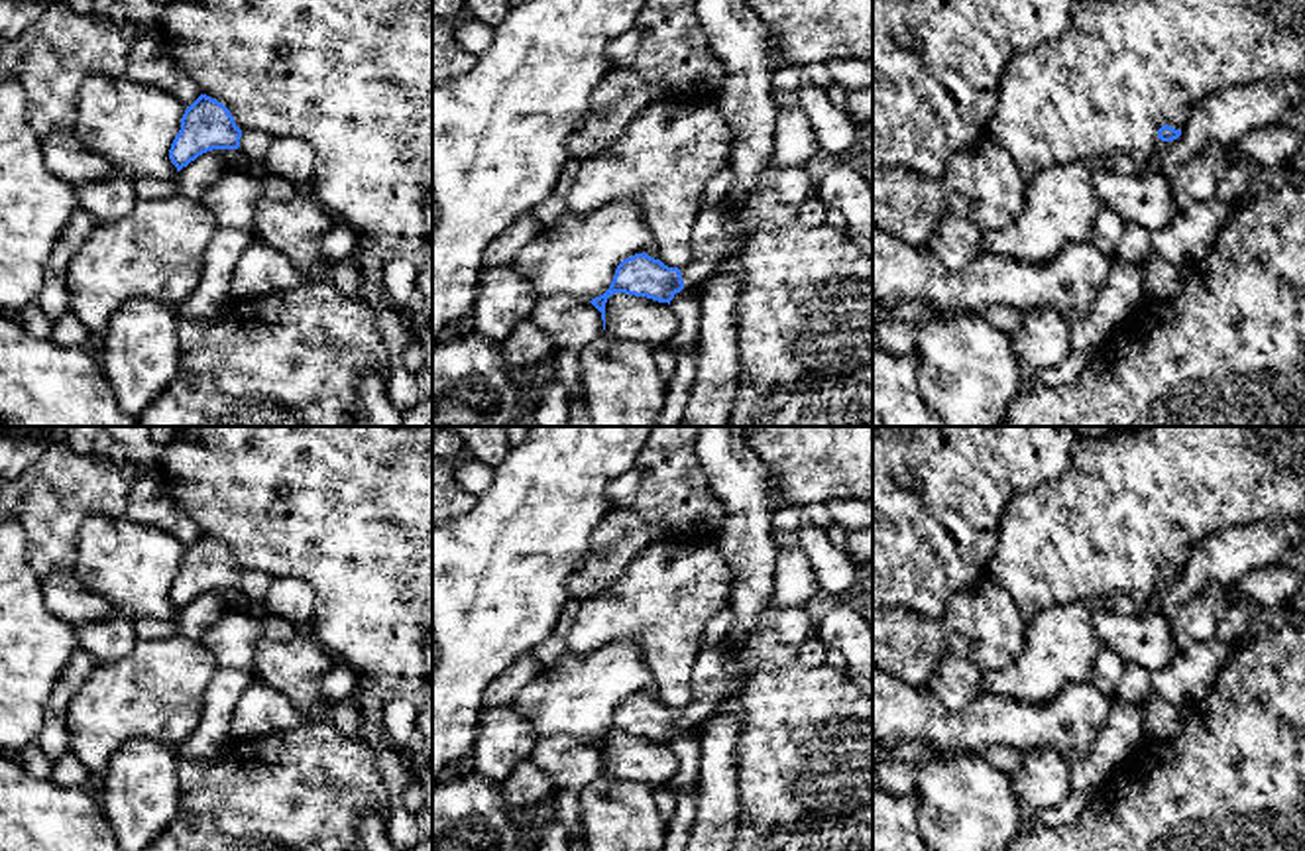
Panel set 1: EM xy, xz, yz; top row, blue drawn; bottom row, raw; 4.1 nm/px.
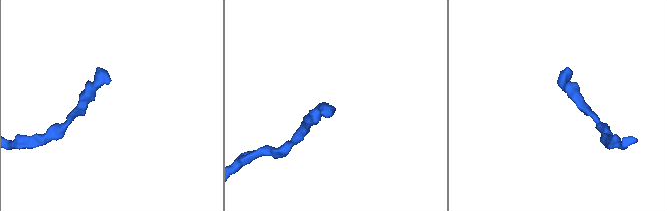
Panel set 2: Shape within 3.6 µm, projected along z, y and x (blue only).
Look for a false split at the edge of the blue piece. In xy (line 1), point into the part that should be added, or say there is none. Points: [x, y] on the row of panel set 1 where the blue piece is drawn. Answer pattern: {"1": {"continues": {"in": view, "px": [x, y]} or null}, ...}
{"1": {"continues": {"in": "xy", "px": [254, 144]}}}

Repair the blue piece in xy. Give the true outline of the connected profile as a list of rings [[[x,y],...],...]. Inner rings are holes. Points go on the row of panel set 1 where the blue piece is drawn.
[[[200,94],[181,118],[181,130],[171,143],[169,159],[177,171],[212,149],[238,149],[248,159],[261,161],[271,138],[267,132],[242,132],[222,102]]]

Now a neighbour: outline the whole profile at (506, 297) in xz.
[[[513,265],[483,269],[468,328],[501,344],[531,316],[537,299],[533,285]]]

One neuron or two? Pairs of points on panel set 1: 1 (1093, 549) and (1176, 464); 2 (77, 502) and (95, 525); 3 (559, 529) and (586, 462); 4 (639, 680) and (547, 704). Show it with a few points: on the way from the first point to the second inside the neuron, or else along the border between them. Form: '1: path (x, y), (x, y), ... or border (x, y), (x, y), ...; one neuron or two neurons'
1: path (1115, 527), (1156, 486); one neuron
2: border (122, 513), (91, 515), (79, 531), (75, 561); two neurons
3: path (559, 513), (559, 490), (570, 478); one neuron
4: path (616, 680), (600, 680), (570, 696); one neuron

